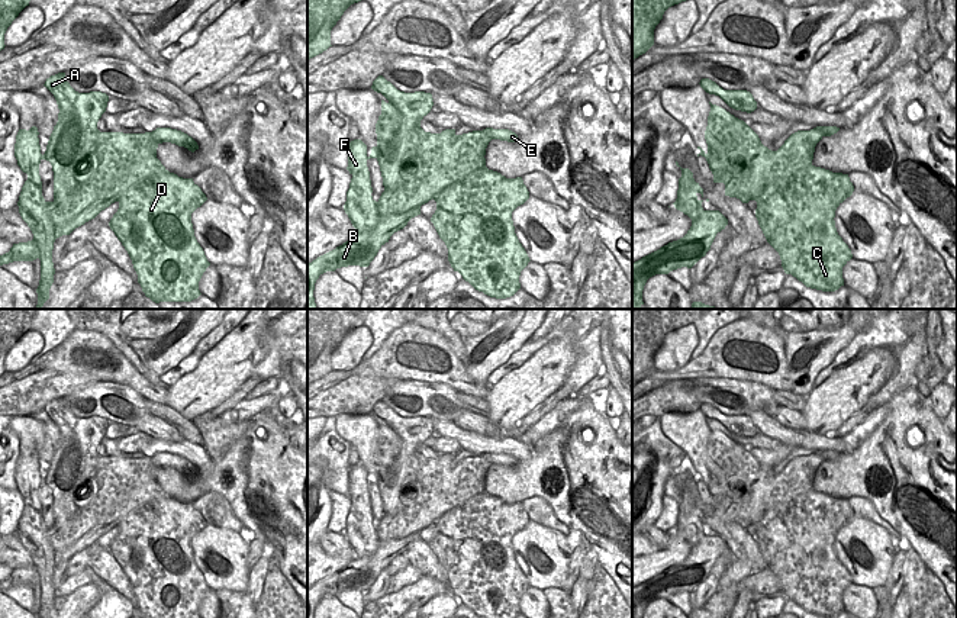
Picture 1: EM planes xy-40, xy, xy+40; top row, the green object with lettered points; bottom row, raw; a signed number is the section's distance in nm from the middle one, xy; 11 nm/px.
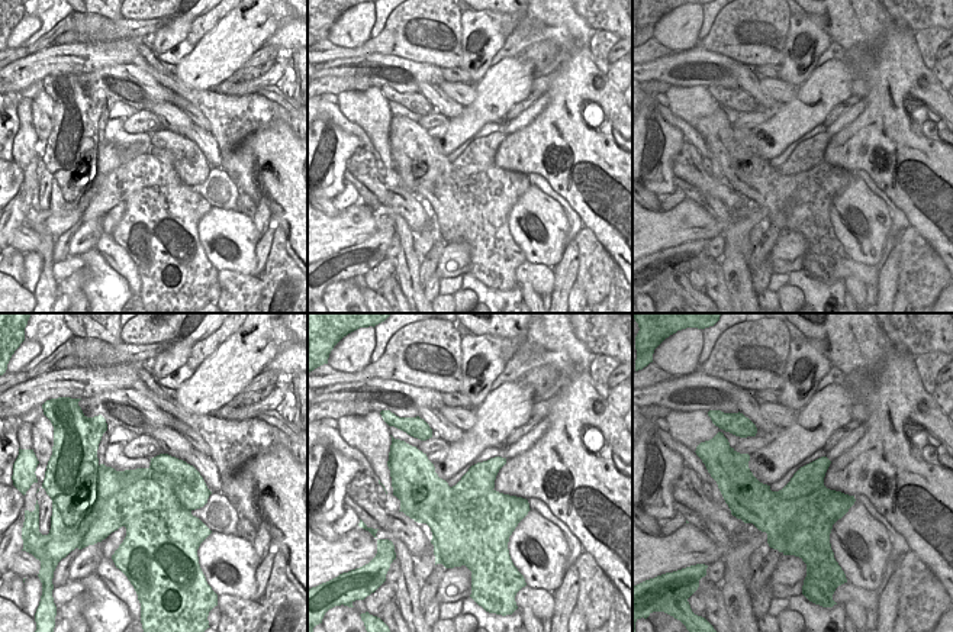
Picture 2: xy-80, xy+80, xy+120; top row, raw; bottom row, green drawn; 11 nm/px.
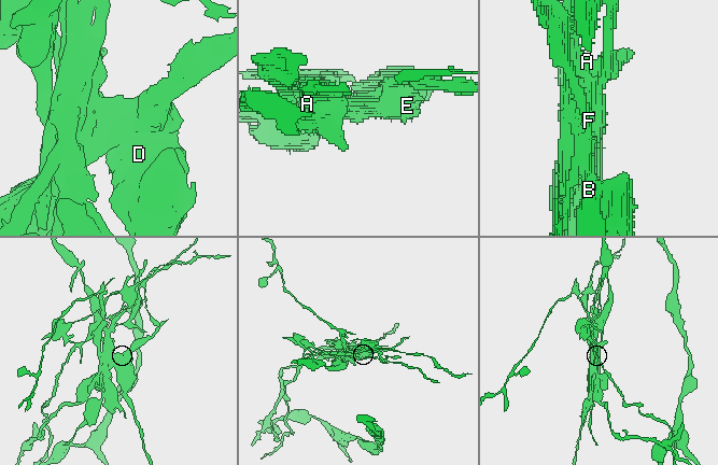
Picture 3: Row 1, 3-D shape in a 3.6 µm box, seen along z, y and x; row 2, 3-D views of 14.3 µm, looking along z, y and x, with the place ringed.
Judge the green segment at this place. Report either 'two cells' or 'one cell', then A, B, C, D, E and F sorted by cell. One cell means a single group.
two cells; groups A B E F / C D

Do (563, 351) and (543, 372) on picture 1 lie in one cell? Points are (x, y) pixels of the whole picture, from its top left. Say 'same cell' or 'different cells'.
same cell

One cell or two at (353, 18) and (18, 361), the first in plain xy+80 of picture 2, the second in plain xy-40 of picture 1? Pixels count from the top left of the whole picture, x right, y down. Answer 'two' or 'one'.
one

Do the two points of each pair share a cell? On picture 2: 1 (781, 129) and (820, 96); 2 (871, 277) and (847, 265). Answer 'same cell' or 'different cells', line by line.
1: same cell
2: same cell

